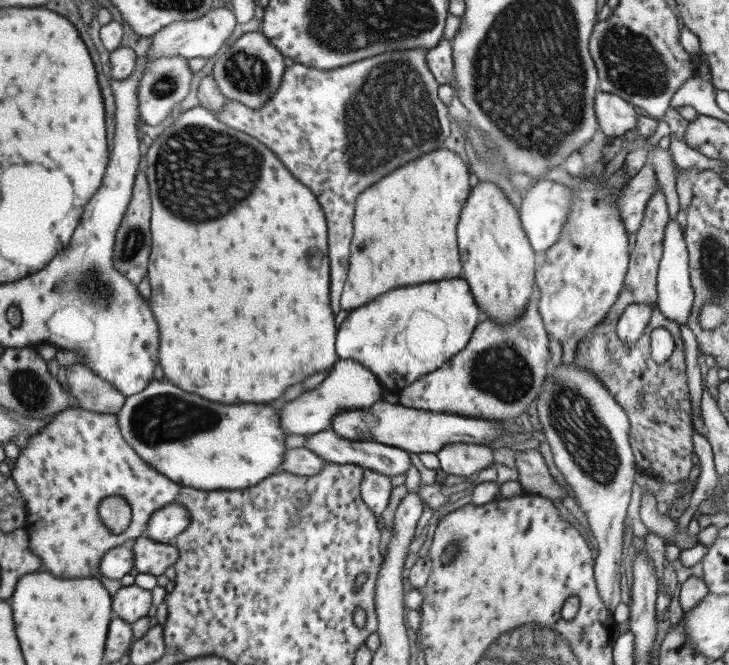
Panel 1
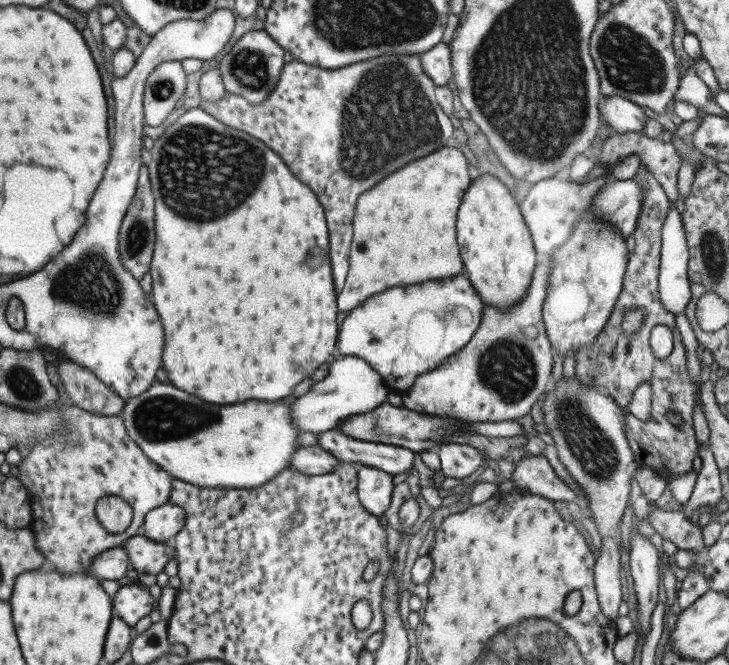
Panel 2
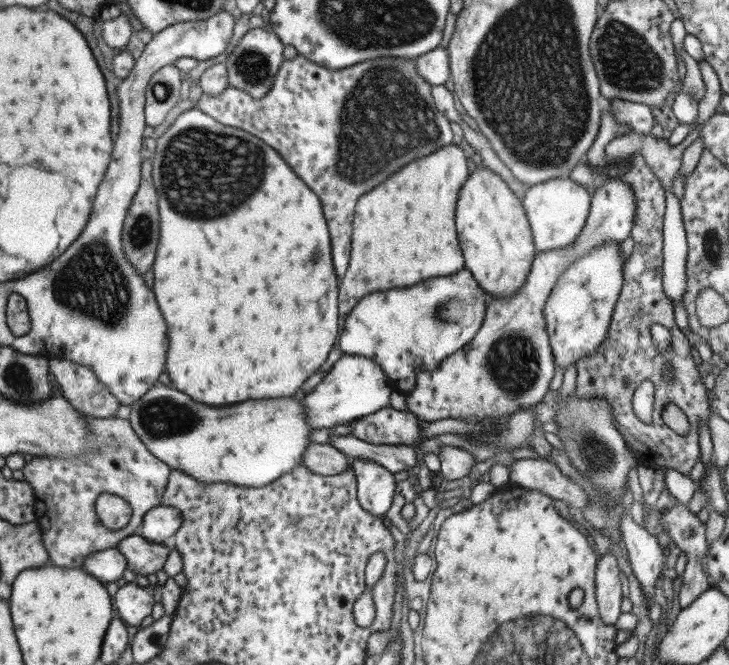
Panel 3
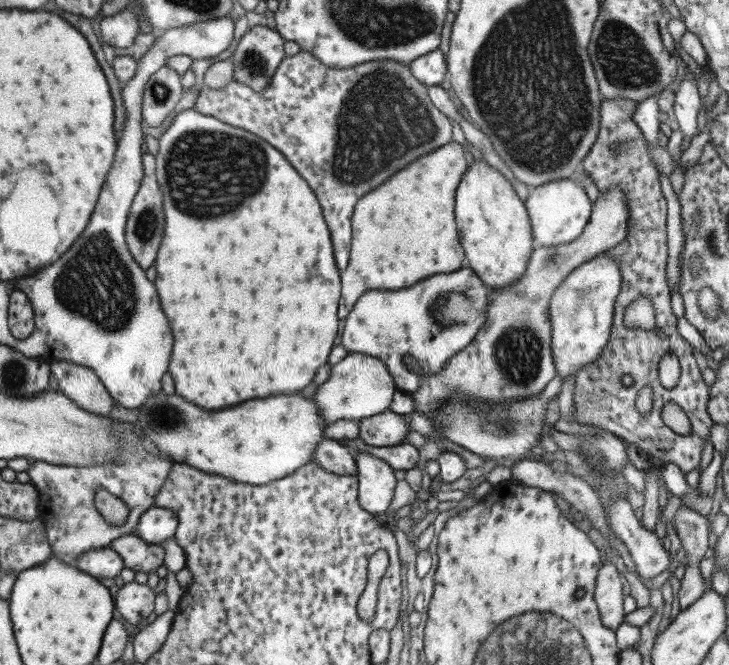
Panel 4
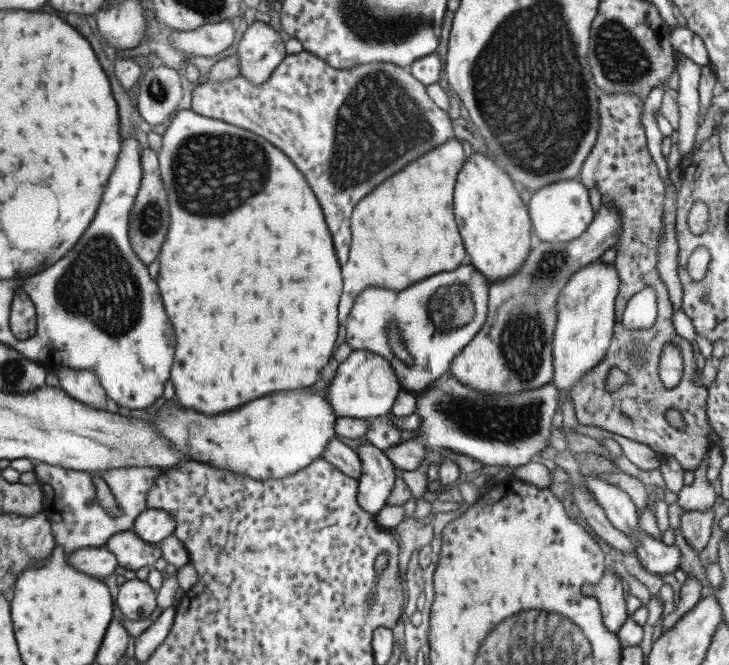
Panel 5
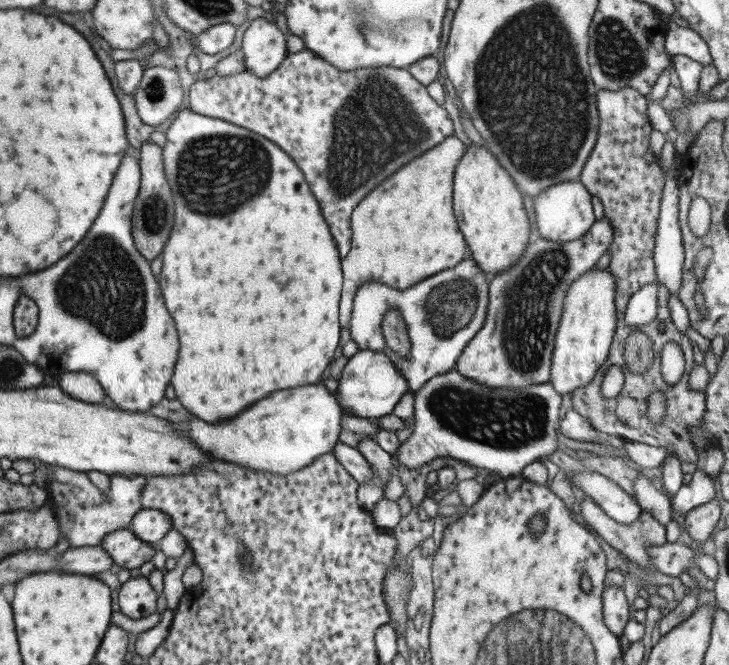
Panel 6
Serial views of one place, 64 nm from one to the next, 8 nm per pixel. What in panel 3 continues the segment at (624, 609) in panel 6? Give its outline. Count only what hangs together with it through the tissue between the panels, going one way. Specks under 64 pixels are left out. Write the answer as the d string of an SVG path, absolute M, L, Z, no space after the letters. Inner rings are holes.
M607 552L598 556L594 572L594 597L601 620L608 625L614 625L617 616L621 614L621 583L619 568L613 554Z

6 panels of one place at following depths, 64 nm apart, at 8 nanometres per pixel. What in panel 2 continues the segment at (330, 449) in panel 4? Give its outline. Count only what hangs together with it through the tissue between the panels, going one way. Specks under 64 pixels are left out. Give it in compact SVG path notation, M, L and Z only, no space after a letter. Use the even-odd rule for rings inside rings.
M316 444L309 447L297 447L290 456L289 468L309 475L320 475L331 472L340 460L319 448Z

